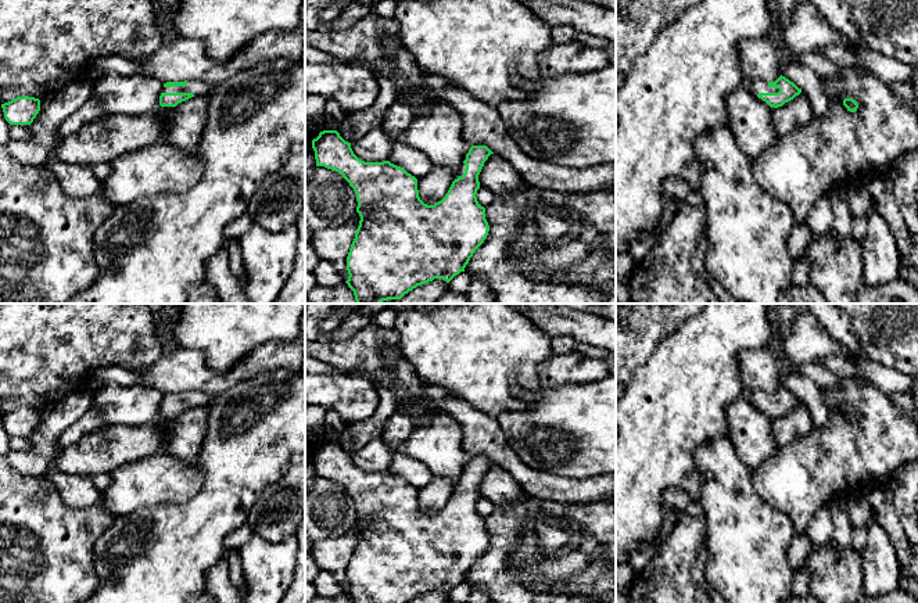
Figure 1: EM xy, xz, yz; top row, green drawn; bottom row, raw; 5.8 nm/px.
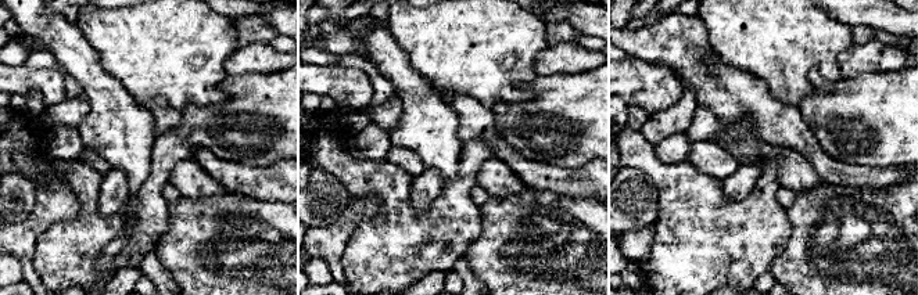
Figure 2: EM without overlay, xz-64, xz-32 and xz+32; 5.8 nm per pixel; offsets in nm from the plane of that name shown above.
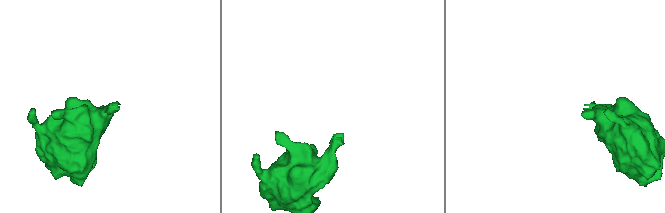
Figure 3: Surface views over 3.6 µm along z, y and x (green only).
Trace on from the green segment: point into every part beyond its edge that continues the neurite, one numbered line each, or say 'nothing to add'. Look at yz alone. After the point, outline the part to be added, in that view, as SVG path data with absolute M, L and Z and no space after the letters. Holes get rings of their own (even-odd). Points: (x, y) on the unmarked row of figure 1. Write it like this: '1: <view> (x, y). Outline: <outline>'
1: yz (756, 397). Outline: M756 390L756 391L745 391L743 392L747 399L750 401L752 405L757 406L759 403L778 403L778 398L770 398L768 392L763 390Z

